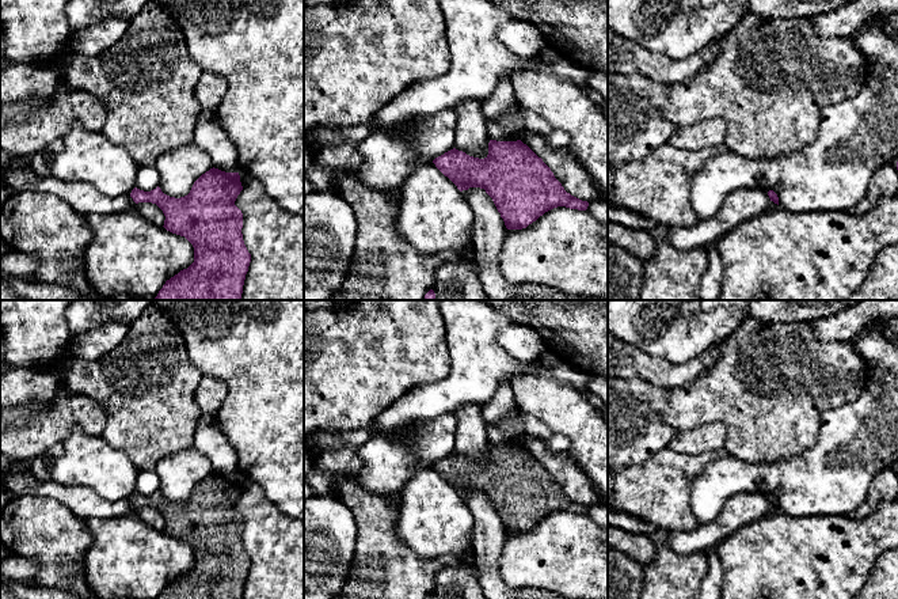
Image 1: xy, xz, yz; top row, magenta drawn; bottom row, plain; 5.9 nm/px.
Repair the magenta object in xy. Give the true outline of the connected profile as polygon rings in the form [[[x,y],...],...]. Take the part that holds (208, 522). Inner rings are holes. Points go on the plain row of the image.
[[[210,473],[193,489],[190,497],[175,503],[157,490],[151,496],[134,492],[130,501],[136,508],[156,508],[164,518],[164,532],[184,541],[194,551],[194,566],[165,585],[157,599],[241,599],[251,566],[243,545],[243,518],[235,505],[243,494],[239,477]]]

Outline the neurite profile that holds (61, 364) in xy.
[[[68,345],[61,350],[60,357],[53,361],[50,368],[62,375],[68,369],[68,367],[73,361],[73,359],[75,357],[72,356],[72,353],[69,350],[69,345]]]

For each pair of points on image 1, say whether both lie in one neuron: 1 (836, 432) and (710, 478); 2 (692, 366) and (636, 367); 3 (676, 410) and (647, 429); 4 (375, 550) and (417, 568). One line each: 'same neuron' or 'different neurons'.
1: same neuron
2: same neuron
3: different neurons
4: same neuron

